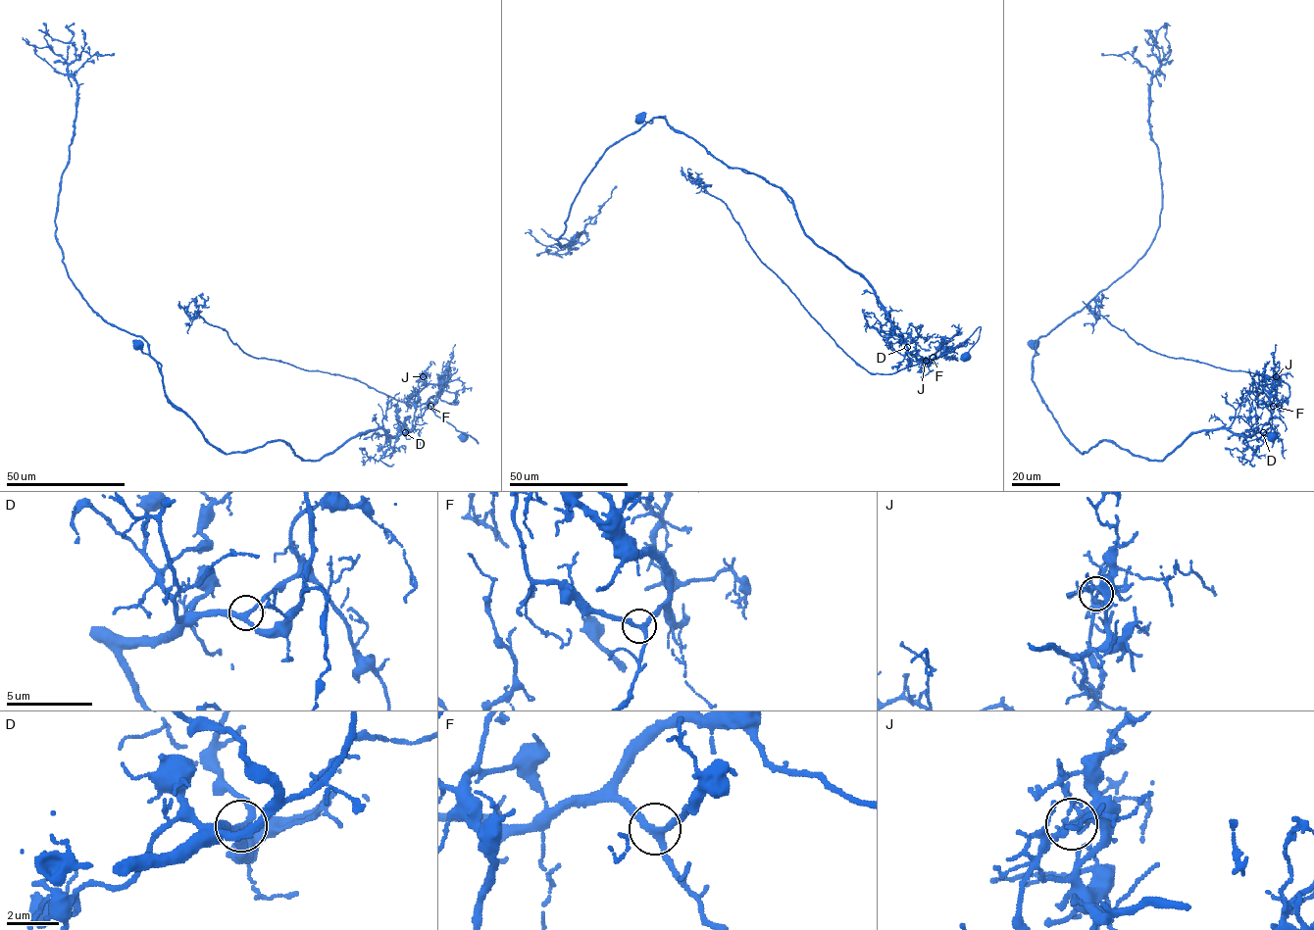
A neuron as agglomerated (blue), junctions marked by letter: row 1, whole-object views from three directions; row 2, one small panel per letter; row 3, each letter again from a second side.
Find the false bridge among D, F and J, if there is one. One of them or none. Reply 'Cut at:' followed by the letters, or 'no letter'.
Cut at: J

